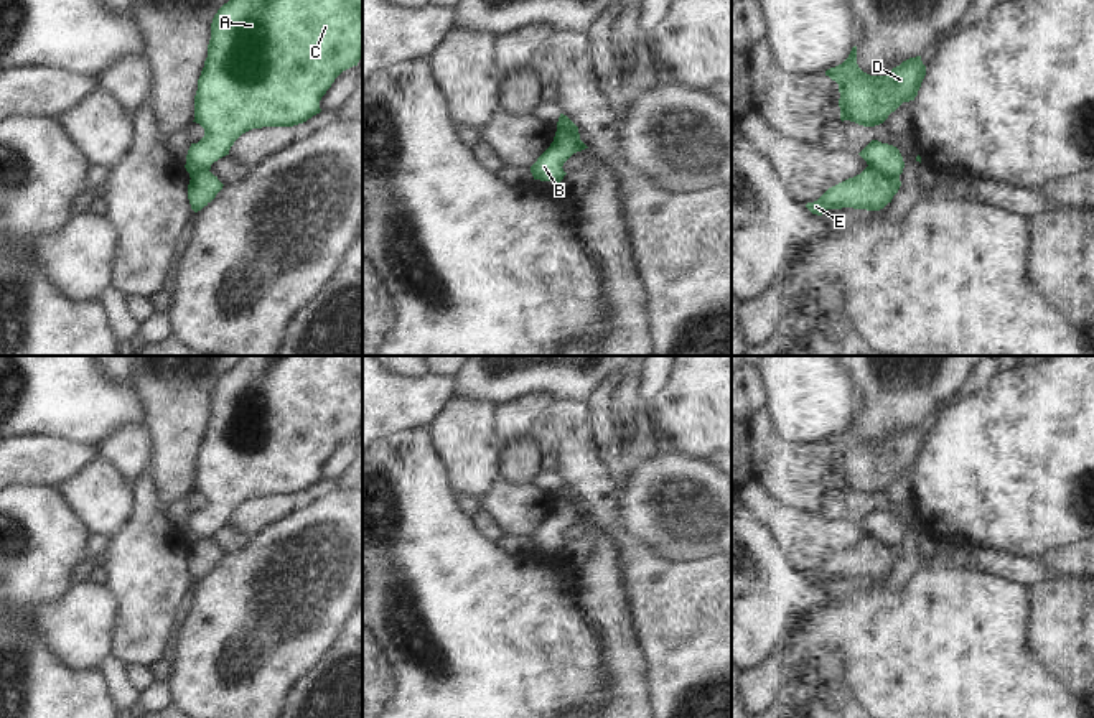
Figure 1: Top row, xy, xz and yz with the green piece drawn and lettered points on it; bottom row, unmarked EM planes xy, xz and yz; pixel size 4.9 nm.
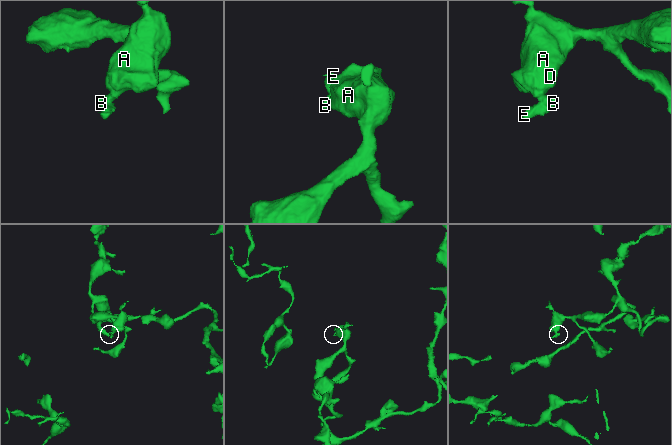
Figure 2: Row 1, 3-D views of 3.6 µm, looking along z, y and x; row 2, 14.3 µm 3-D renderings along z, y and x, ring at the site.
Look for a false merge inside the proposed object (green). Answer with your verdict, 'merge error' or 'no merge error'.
merge error

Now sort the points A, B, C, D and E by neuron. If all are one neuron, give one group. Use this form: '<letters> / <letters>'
A B C D / E

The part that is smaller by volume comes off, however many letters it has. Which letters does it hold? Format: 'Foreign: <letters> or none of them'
Foreign: E

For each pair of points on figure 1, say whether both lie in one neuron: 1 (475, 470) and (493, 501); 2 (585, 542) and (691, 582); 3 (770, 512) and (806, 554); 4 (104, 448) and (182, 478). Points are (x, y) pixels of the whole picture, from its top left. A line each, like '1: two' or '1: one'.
1: two
2: two
3: one
4: two

